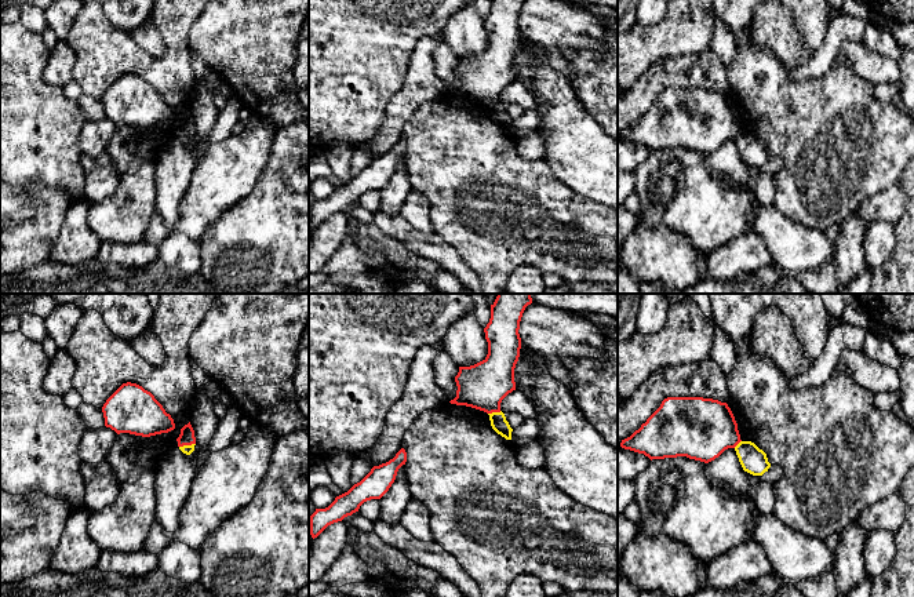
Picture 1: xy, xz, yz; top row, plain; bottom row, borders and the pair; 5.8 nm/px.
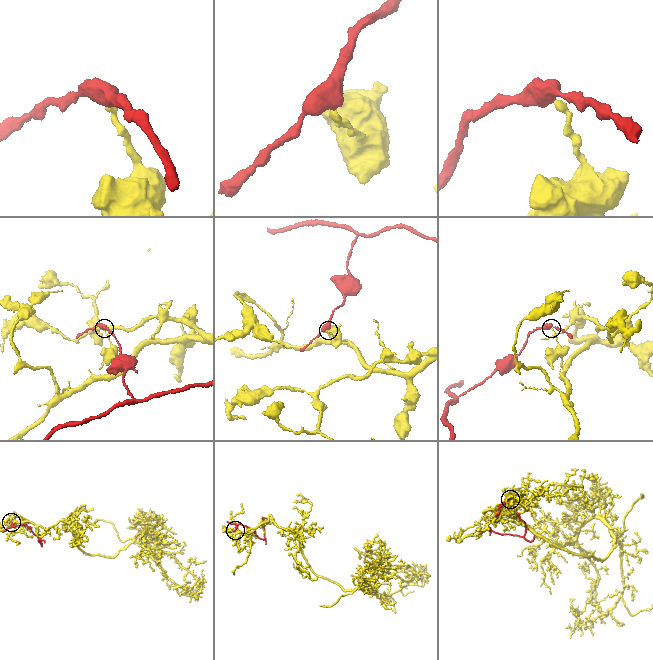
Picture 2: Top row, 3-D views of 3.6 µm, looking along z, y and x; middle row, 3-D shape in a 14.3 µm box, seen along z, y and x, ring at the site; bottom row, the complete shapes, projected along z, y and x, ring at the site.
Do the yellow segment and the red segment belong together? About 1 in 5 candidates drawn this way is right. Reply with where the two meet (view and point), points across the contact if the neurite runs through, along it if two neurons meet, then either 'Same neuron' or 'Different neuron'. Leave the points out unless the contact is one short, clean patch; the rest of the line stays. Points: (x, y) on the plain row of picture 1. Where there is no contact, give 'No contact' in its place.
Touches yellow at xy (186, 137). Boundary: xy (195, 134), (179, 138). Different neuron

